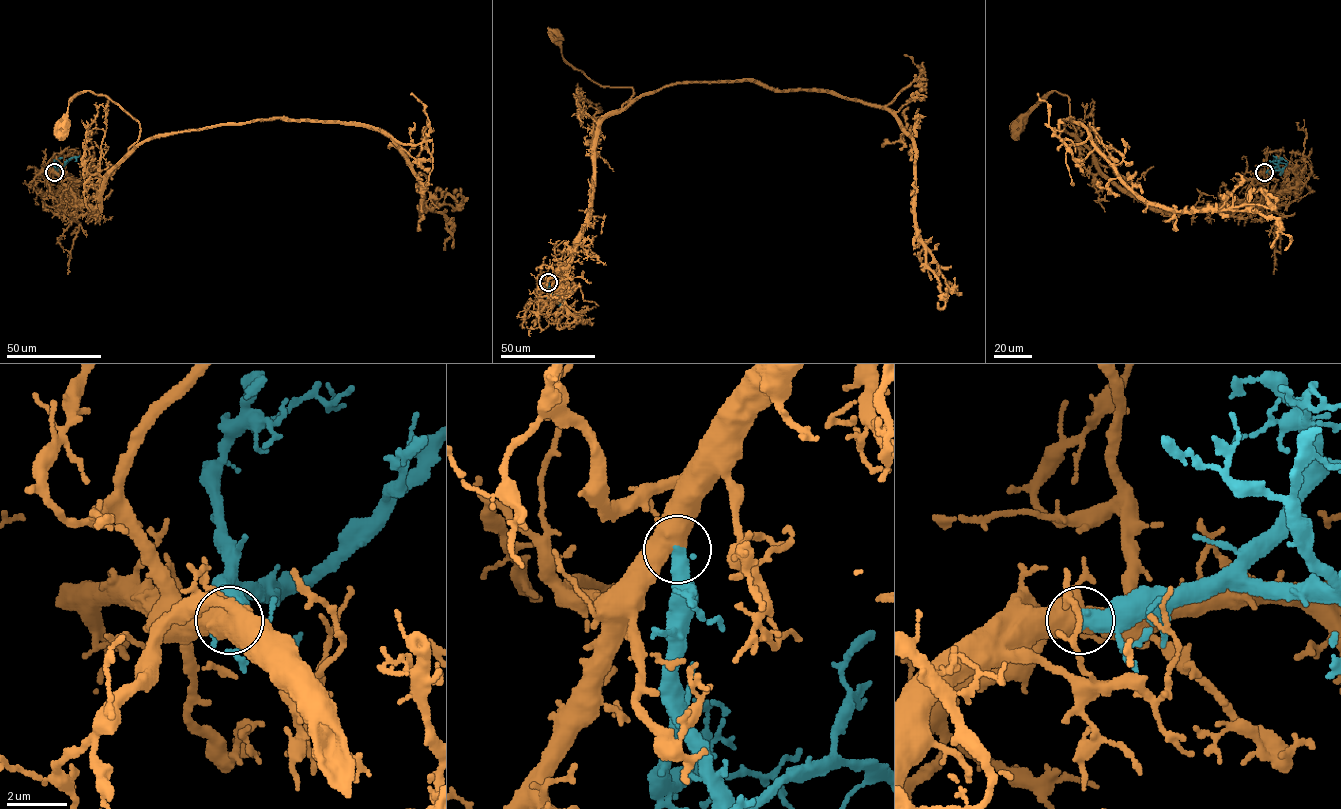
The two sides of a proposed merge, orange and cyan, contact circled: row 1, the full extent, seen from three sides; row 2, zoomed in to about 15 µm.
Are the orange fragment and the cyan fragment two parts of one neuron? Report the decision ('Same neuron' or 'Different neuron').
Same neuron

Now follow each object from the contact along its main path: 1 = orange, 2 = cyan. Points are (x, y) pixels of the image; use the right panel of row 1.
1: (1264, 172), (1239, 200), (1156, 210), (1100, 170), (1069, 121), (1066, 95), (1053, 91), (1018, 128)
2: (1264, 172), (1280, 169), (1278, 161), (1282, 158), (1273, 156)

